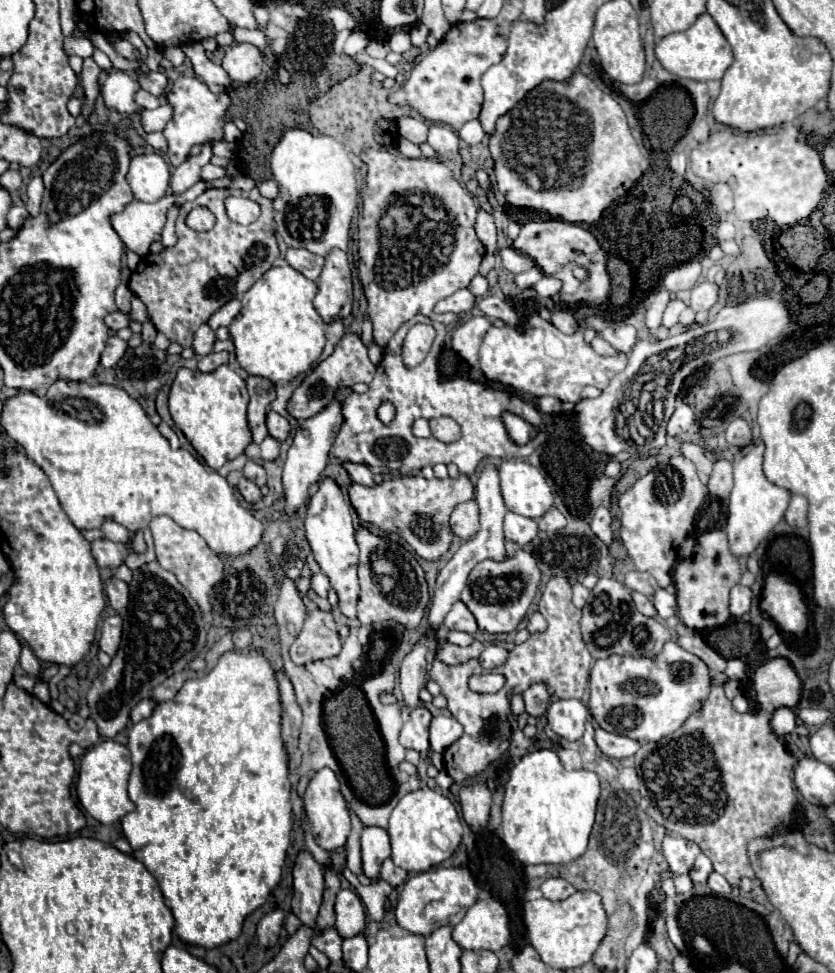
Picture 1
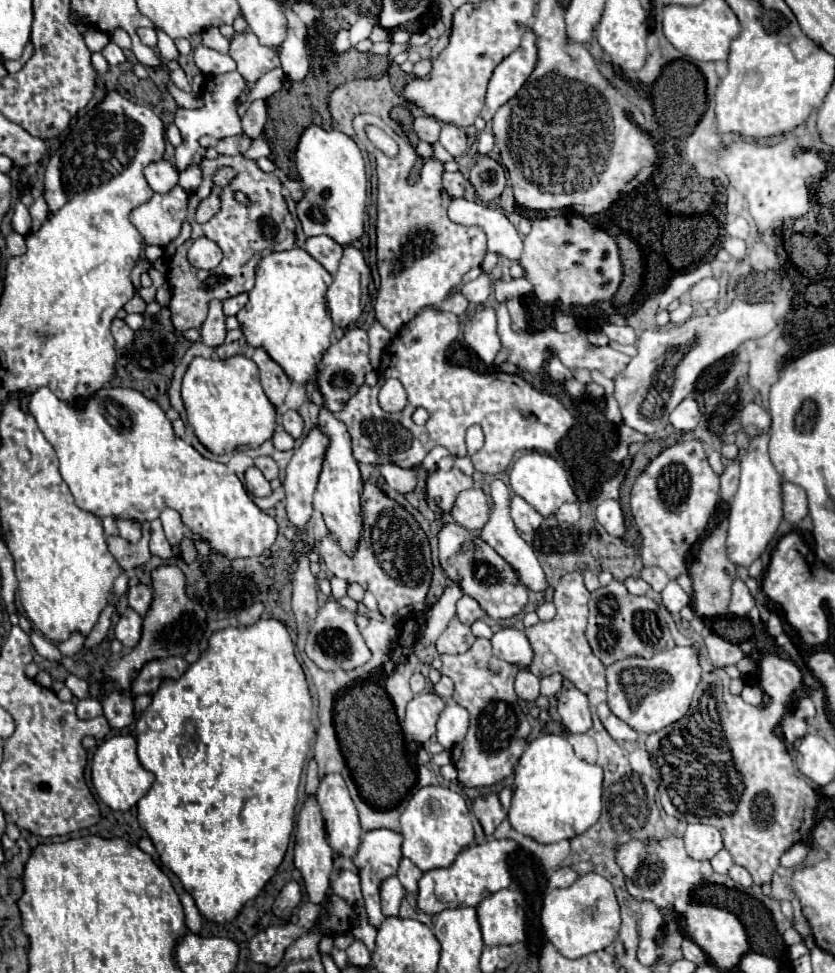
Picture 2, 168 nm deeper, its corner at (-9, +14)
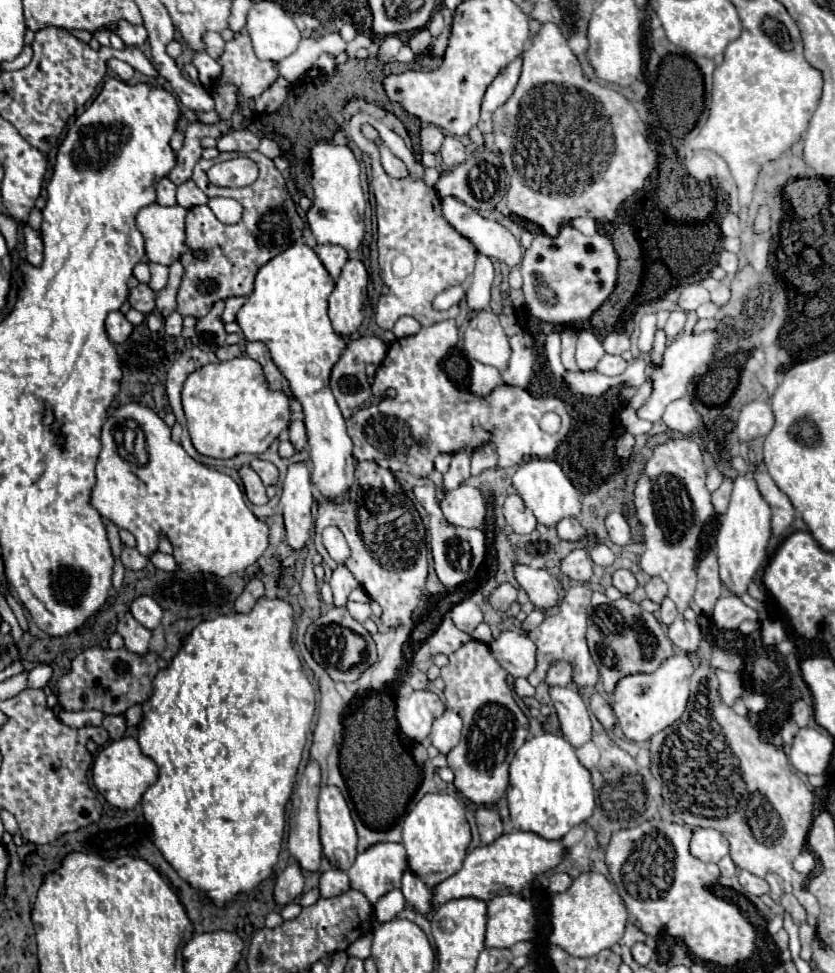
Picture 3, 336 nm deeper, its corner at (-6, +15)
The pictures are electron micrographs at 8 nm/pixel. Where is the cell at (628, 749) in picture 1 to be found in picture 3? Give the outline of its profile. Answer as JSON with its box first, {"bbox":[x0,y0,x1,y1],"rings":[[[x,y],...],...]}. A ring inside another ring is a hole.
{"bbox":[590,693,616,731],"rings":[[[598,693],[592,695],[590,711],[596,715],[596,719],[602,723],[602,727],[604,727],[606,731],[612,731],[612,729],[614,729],[614,725],[616,725],[616,717],[614,717],[614,713],[612,713],[610,703],[608,703],[602,695],[598,695]]]}

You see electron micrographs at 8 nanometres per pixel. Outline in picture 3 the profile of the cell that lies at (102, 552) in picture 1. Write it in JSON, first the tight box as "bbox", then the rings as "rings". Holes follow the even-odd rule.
{"bbox":[120,547,148,569],"rings":[[[124,547],[120,559],[126,569],[144,569],[144,565],[148,563],[148,559],[142,557],[134,547]]]}

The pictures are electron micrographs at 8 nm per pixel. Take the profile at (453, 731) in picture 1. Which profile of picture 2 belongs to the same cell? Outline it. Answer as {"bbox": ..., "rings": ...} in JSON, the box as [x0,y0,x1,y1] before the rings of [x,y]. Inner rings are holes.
{"bbox":[437,704,469,750],"rings":[[[447,704],[437,722],[437,742],[445,750],[451,750],[465,738],[467,728],[469,728],[469,712],[459,704]]]}

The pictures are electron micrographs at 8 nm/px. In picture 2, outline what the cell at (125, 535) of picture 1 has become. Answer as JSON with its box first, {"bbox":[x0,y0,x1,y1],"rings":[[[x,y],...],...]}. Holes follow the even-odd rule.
{"bbox":[117,520,141,544],"rings":[[[117,520],[117,526],[119,526],[119,534],[125,540],[129,540],[133,544],[139,542],[139,538],[141,538],[141,526],[139,524],[135,524],[131,520]]]}

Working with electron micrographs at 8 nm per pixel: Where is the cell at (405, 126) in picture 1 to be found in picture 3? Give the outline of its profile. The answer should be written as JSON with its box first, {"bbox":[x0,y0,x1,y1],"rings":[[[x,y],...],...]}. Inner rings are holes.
{"bbox":[420,125,444,153],"rings":[[[422,125],[420,129],[420,145],[422,151],[430,151],[430,153],[438,153],[440,145],[444,139],[444,131],[436,125]]]}

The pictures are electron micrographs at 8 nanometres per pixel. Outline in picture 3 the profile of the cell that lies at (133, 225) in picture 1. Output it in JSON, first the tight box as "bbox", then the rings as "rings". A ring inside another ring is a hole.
{"bbox":[136,203,186,265],"rings":[[[152,203],[140,209],[136,215],[136,225],[146,241],[148,261],[170,265],[186,251],[184,217],[186,209],[180,205],[166,207]]]}

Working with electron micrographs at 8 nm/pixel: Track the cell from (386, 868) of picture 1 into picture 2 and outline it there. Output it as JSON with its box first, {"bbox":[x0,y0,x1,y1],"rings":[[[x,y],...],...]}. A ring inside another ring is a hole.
{"bbox":[397,858,423,894],"rings":[[[403,858],[403,860],[401,860],[397,878],[399,878],[399,882],[403,884],[403,888],[405,888],[409,894],[417,894],[417,882],[419,882],[421,876],[423,876],[423,872],[421,872],[409,858]]]}

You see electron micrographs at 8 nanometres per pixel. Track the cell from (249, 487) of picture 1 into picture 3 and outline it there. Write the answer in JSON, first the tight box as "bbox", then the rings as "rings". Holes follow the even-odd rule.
{"bbox":[238,465,268,505],"rings":[[[244,465],[238,473],[240,473],[242,485],[244,485],[244,493],[246,493],[246,497],[248,497],[254,505],[264,505],[264,503],[268,503],[266,487],[264,487],[262,479],[258,477],[258,473],[256,473],[250,465]]]}

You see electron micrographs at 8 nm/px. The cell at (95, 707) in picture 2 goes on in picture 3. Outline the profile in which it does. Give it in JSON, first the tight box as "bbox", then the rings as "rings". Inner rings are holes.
{"bbox":[58,709,104,727],"rings":[[[62,709],[60,713],[58,713],[58,717],[66,723],[66,725],[70,725],[70,727],[84,727],[84,725],[100,725],[102,723],[102,719],[104,719],[104,715],[100,713],[100,711],[88,711],[88,709],[82,709],[82,711],[66,711],[66,709]]]}

